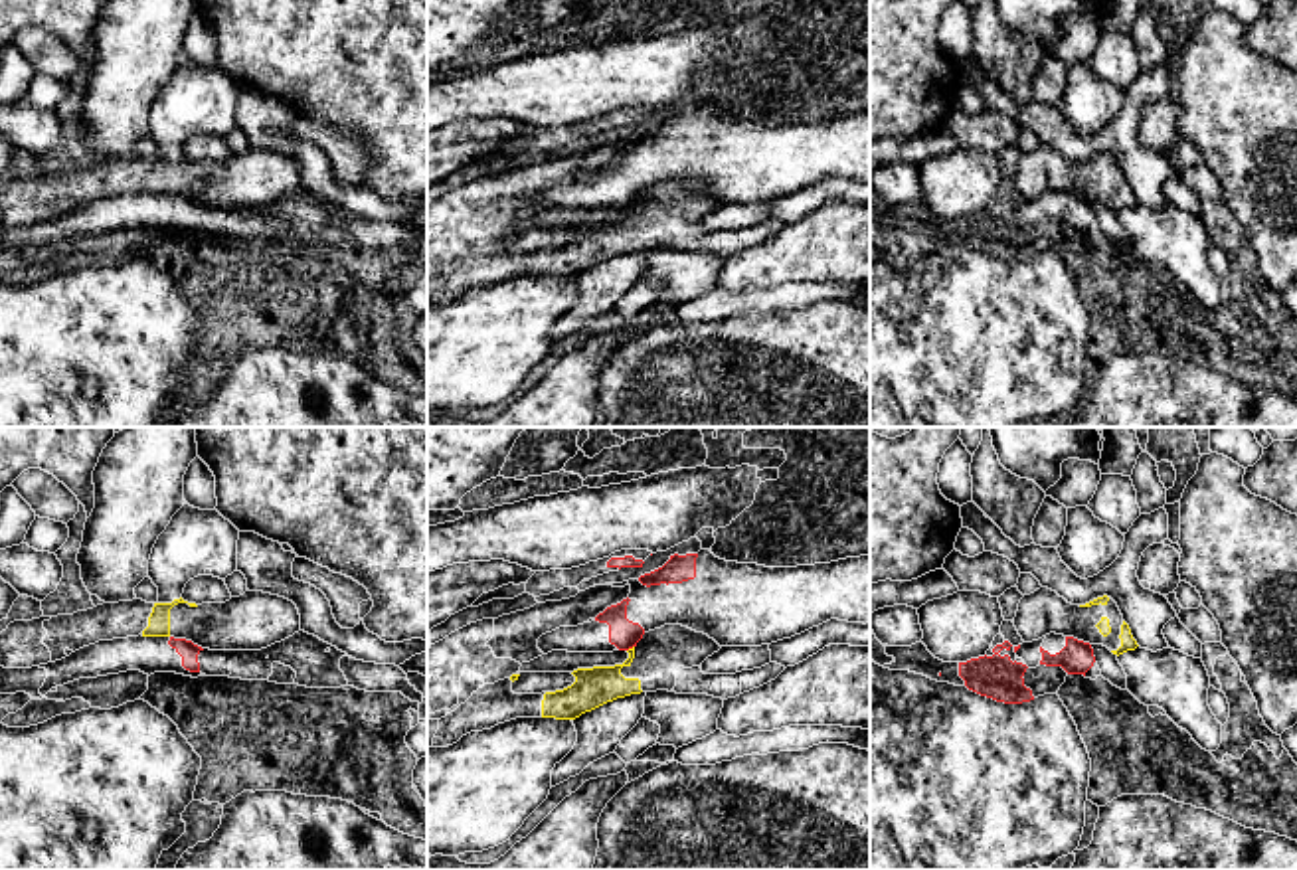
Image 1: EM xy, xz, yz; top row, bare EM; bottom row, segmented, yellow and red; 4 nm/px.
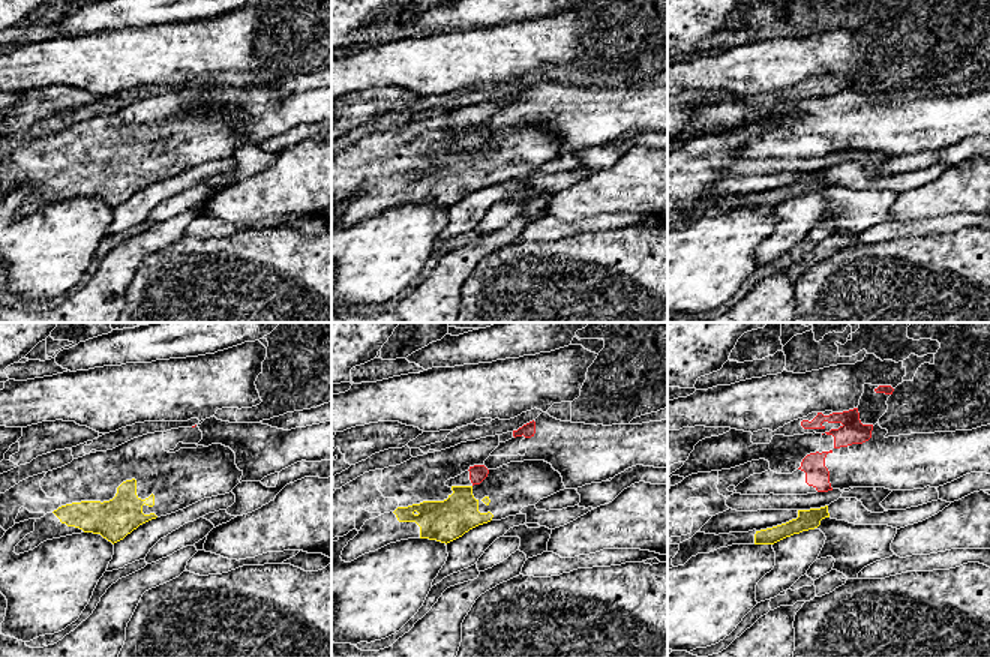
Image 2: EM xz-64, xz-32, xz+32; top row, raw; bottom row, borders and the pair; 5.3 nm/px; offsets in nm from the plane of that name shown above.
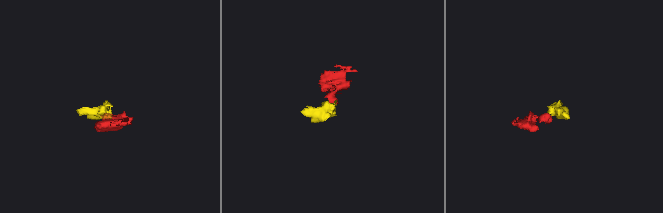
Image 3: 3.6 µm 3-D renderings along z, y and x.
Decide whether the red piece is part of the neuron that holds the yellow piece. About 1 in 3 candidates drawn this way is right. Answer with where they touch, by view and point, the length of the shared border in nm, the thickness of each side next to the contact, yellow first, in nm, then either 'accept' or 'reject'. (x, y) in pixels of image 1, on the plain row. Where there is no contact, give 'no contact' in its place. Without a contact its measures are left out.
meets yellow in xz at (629, 206); contact 40 nm long; 160 nm thick on the yellow side, 120 nm on the other; reject

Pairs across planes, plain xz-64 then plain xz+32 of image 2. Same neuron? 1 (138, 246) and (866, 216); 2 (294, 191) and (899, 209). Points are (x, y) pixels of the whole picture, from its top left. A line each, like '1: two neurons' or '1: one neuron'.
1: two neurons
2: one neuron

